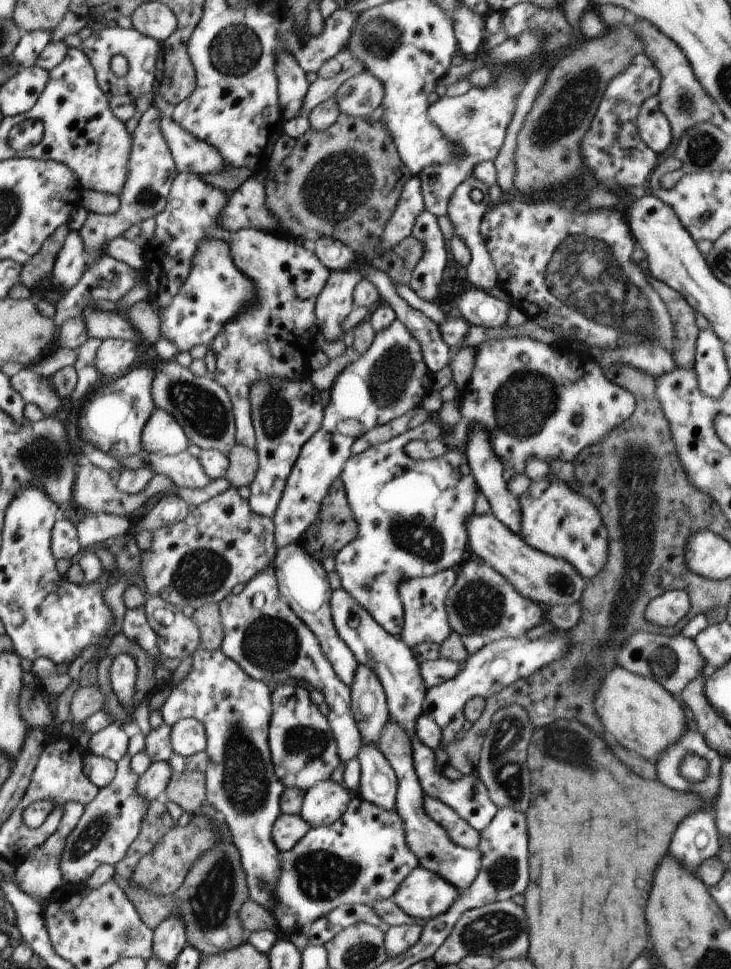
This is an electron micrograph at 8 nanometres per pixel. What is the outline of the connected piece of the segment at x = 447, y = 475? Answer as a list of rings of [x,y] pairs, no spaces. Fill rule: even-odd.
[[[435,420],[423,422],[413,430],[399,434],[387,442],[381,442],[377,448],[367,448],[361,454],[351,454],[339,474],[339,480],[345,490],[345,500],[349,512],[355,520],[357,532],[353,540],[343,546],[335,556],[335,572],[339,574],[341,588],[351,594],[351,598],[367,610],[367,614],[385,630],[385,634],[401,638],[403,630],[403,606],[393,592],[399,578],[431,576],[439,570],[459,568],[461,558],[467,546],[465,538],[465,520],[473,514],[473,500],[477,484],[471,476],[467,460],[459,452],[447,452],[437,460],[413,460],[405,454],[405,446],[413,440],[435,440],[443,434],[443,426]]]

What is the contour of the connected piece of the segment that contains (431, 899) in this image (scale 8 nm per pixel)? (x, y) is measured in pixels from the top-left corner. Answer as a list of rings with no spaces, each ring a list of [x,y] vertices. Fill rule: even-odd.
[[[417,866],[399,884],[393,902],[397,902],[399,910],[403,910],[407,916],[427,922],[447,914],[447,910],[455,906],[457,898],[461,898],[459,888],[433,870]]]

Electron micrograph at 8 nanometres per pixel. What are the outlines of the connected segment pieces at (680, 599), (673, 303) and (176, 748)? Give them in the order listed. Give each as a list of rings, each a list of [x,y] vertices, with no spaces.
[[[667,590],[653,598],[645,610],[645,618],[659,628],[677,624],[689,610],[689,596],[685,590]]]
[[[647,274],[647,286],[663,300],[663,306],[669,314],[671,326],[673,326],[673,348],[671,348],[671,360],[675,364],[675,370],[695,370],[695,338],[697,338],[697,324],[695,324],[695,312],[689,308],[689,304],[671,288],[665,284],[649,278]]]
[[[185,718],[185,720],[179,720],[173,726],[169,726],[167,738],[169,738],[173,754],[179,754],[183,758],[205,752],[205,746],[207,746],[205,732],[203,732],[201,724],[195,722],[193,718]]]

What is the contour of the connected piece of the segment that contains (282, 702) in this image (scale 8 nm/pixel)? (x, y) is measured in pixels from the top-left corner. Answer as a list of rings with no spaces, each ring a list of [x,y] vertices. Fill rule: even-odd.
[[[283,684],[271,688],[271,718],[267,742],[275,776],[285,788],[307,792],[315,784],[329,780],[331,772],[341,764],[327,718],[323,718],[317,706],[311,704],[307,688],[299,684]]]

